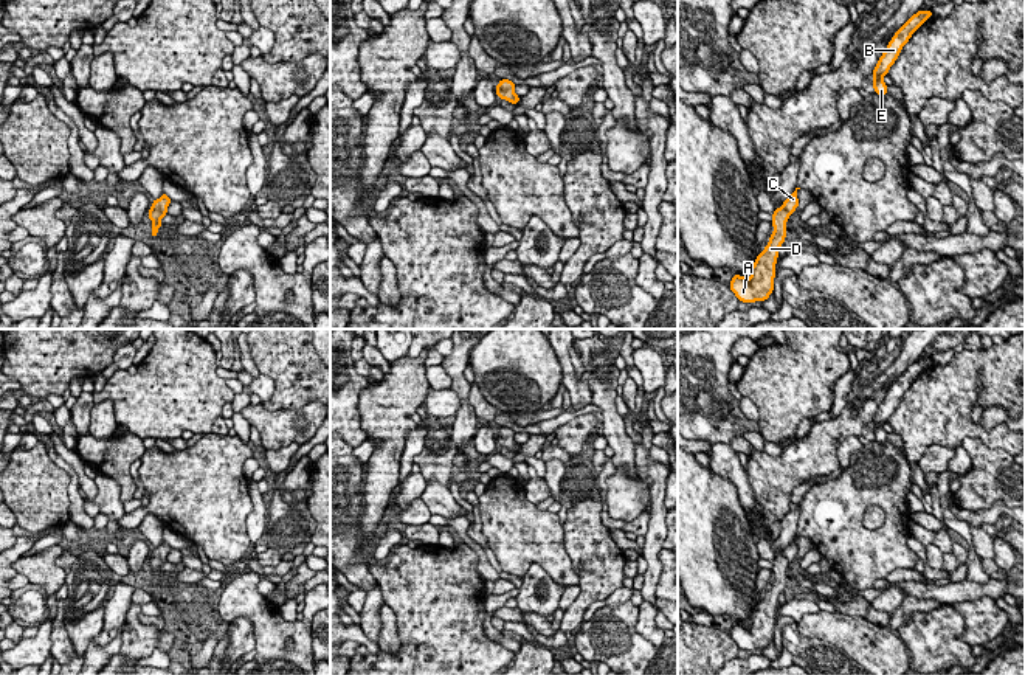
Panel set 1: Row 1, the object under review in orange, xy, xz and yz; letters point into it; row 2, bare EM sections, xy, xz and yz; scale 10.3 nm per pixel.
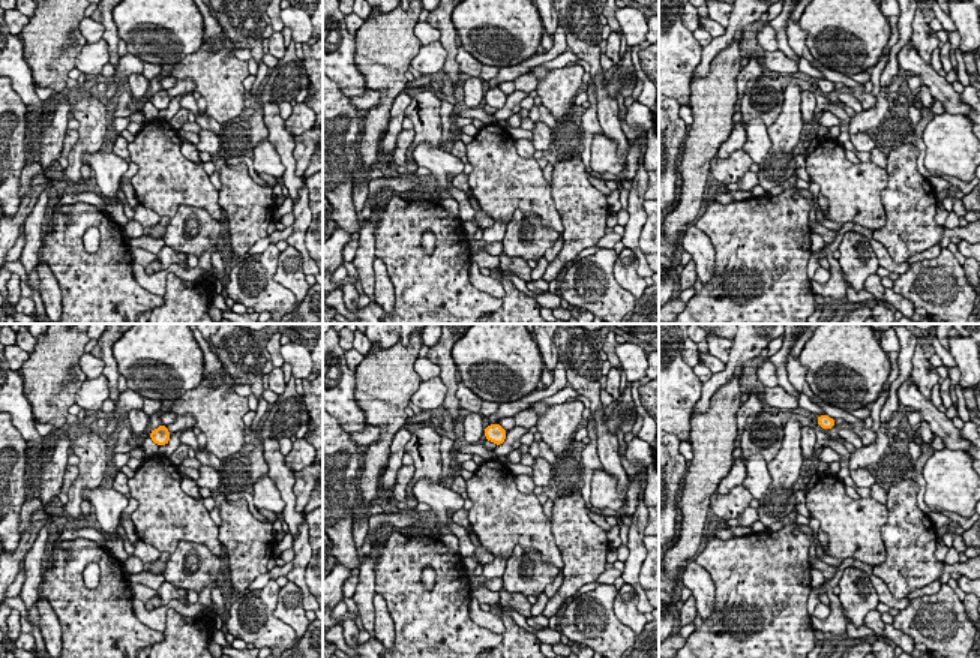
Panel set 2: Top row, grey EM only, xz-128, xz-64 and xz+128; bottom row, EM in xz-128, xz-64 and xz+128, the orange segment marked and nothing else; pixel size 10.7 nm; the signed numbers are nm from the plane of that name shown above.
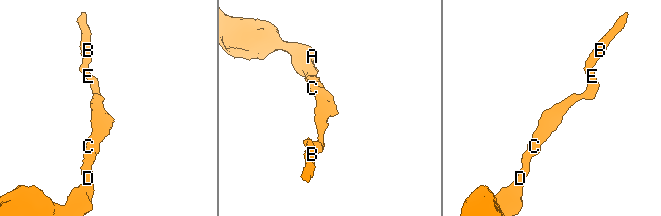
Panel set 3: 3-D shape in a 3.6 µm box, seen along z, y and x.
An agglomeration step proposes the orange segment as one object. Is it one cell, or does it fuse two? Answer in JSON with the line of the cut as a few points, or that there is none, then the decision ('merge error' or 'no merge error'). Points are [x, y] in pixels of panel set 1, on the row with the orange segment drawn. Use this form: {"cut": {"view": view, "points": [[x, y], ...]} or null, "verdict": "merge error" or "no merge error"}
{"cut": null, "verdict": "no merge error"}

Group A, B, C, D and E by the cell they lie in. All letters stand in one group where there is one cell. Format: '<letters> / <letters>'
A B C D E

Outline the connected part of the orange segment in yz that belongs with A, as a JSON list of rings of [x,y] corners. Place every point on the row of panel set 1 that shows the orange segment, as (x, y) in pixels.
[[[797,191],[783,202],[780,208],[772,213],[774,233],[769,237],[764,250],[757,256],[751,267],[751,278],[733,275],[729,287],[743,303],[766,301],[774,292],[775,264],[778,258],[778,248],[783,245],[786,237],[786,222],[789,216],[799,206]]]

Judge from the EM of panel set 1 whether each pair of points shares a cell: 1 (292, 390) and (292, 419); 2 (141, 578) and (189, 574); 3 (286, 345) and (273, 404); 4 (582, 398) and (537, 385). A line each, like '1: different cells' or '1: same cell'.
1: different cells
2: different cells
3: same cell
4: different cells

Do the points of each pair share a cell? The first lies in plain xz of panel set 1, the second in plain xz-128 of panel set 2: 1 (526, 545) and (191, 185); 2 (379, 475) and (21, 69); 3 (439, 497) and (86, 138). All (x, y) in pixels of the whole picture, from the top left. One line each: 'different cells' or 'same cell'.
1: same cell
2: different cells
3: different cells

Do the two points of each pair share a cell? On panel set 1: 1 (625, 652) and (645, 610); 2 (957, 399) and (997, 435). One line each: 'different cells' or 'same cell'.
1: different cells
2: same cell

